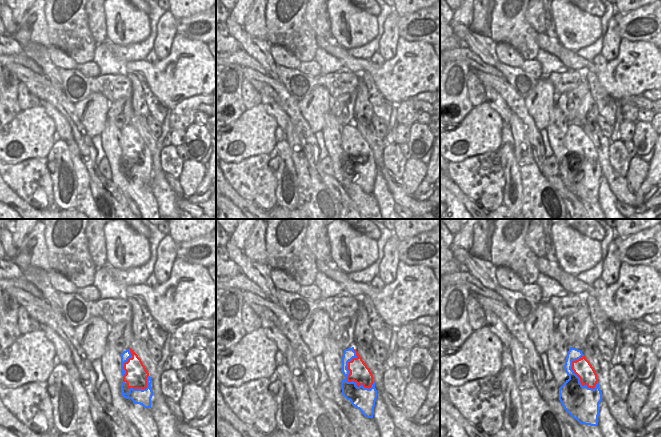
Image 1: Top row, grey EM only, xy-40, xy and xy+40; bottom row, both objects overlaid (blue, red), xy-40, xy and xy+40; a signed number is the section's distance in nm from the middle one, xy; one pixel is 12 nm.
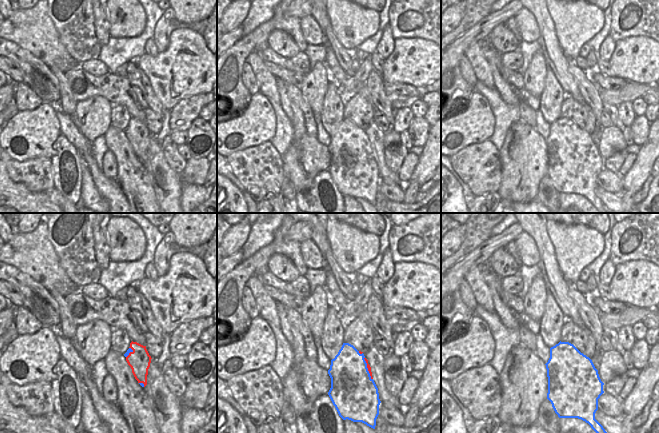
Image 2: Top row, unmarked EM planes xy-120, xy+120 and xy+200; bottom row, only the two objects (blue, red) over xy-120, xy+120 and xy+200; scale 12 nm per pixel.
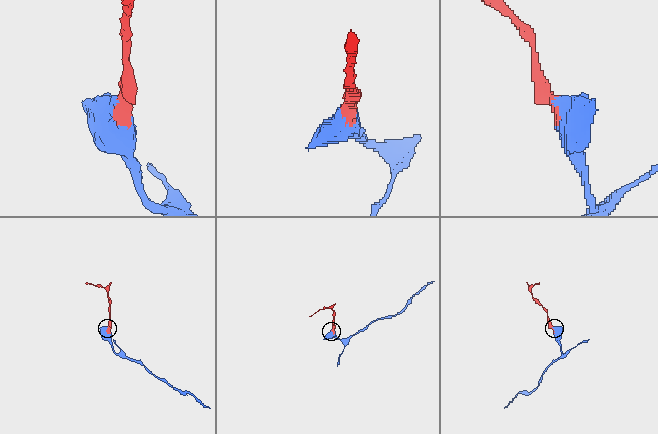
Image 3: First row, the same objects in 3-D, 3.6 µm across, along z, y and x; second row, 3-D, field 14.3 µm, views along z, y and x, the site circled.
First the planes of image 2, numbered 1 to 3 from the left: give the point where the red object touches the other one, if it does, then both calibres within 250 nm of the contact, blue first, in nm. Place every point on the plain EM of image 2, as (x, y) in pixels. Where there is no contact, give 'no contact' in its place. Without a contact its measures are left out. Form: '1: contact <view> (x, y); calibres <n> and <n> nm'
1: contact xy-120 (130, 127); calibres 50 and 280 nm
2: contact xy+120 (367, 144); calibres 480 and 50 nm
3: no contact

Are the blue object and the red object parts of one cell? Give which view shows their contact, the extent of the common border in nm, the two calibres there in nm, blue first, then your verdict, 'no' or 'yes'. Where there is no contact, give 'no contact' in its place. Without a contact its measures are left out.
xy | 550 nm | 200/240 nm | no

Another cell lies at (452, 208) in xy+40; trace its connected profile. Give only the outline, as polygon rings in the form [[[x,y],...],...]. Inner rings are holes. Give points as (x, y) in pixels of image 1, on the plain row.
[[[440,186],[440,219],[473,219],[466,207],[446,188]]]

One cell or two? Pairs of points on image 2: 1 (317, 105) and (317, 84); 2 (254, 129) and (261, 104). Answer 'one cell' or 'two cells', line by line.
1: one cell
2: one cell

